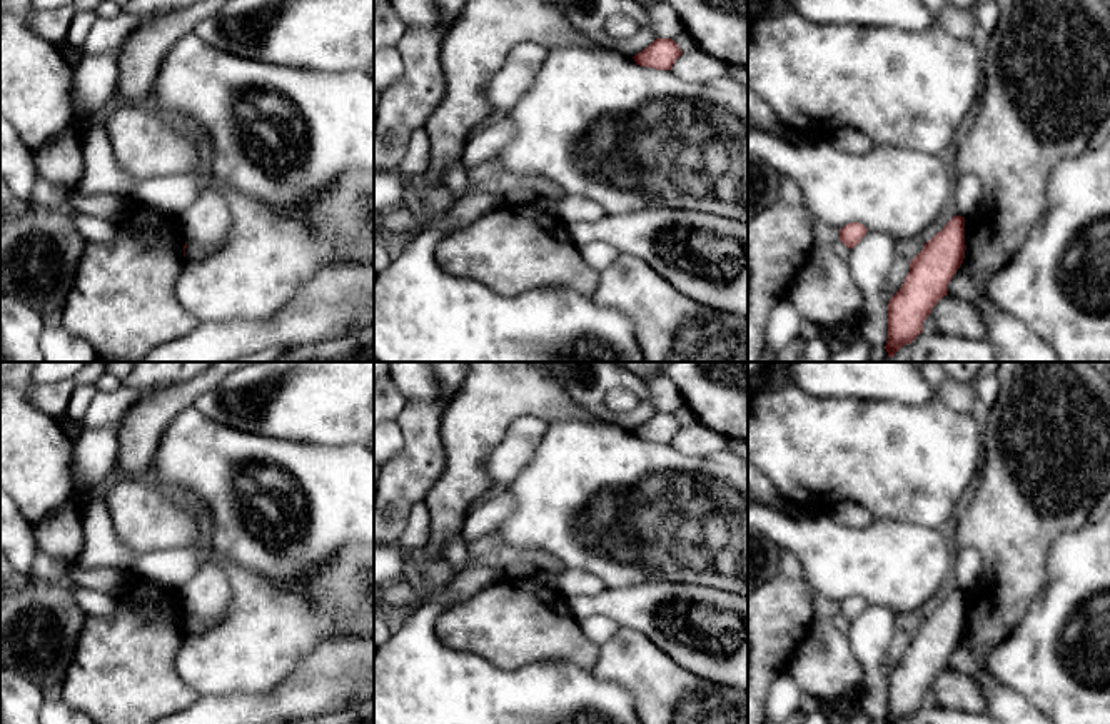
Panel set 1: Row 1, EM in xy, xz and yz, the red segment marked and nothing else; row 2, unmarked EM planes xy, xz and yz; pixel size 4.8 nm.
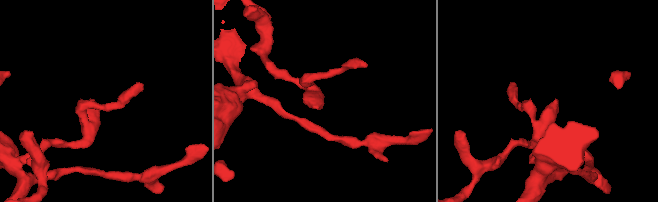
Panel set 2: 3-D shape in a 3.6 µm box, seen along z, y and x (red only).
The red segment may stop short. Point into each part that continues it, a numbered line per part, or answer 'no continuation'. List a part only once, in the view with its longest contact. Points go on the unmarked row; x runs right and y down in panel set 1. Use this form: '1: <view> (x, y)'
no continuation

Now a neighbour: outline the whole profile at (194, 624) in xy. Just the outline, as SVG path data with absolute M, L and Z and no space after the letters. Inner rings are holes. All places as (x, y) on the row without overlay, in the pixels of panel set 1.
M187 616L187 622L185 622L185 634L187 636L197 636L202 634L207 629L215 627L220 622L220 619L215 621L205 621L200 619L197 616Z

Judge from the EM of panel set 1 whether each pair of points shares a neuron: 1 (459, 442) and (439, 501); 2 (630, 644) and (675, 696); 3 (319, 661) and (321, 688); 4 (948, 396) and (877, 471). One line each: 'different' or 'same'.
1: same
2: same
3: different
4: different

